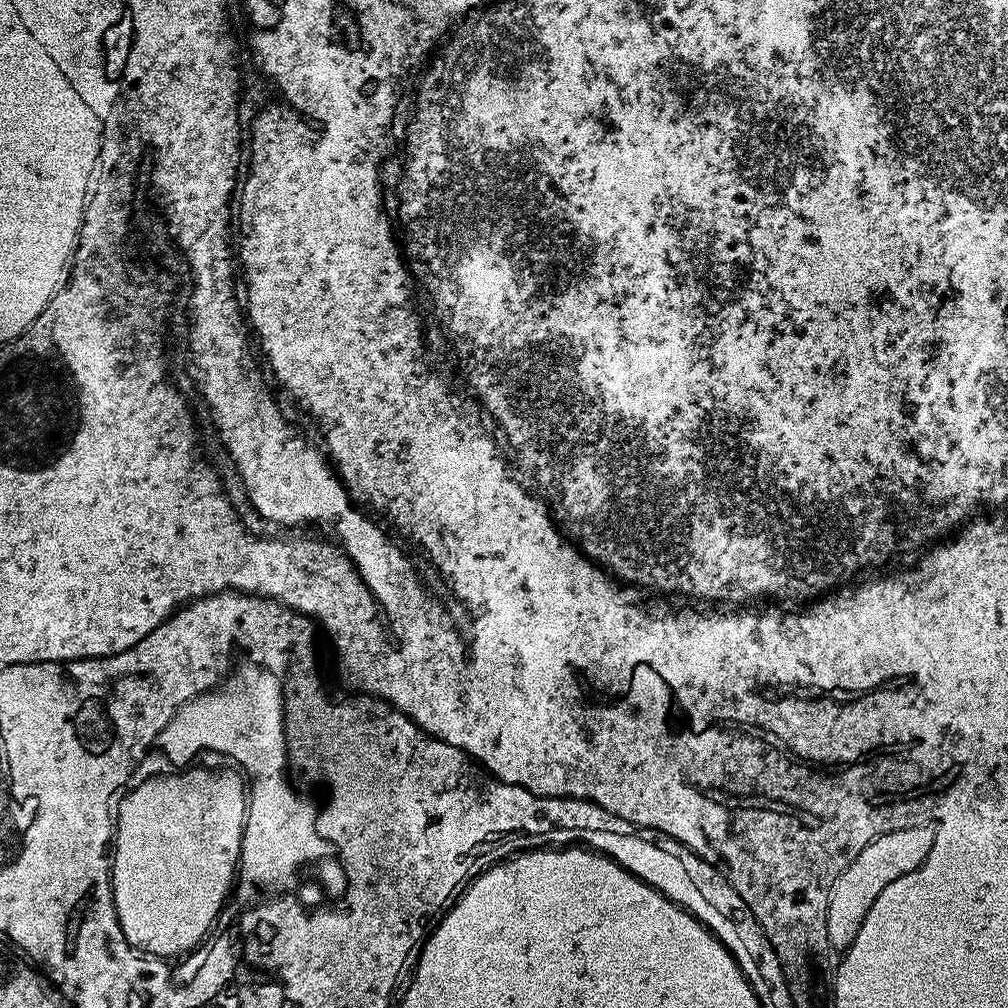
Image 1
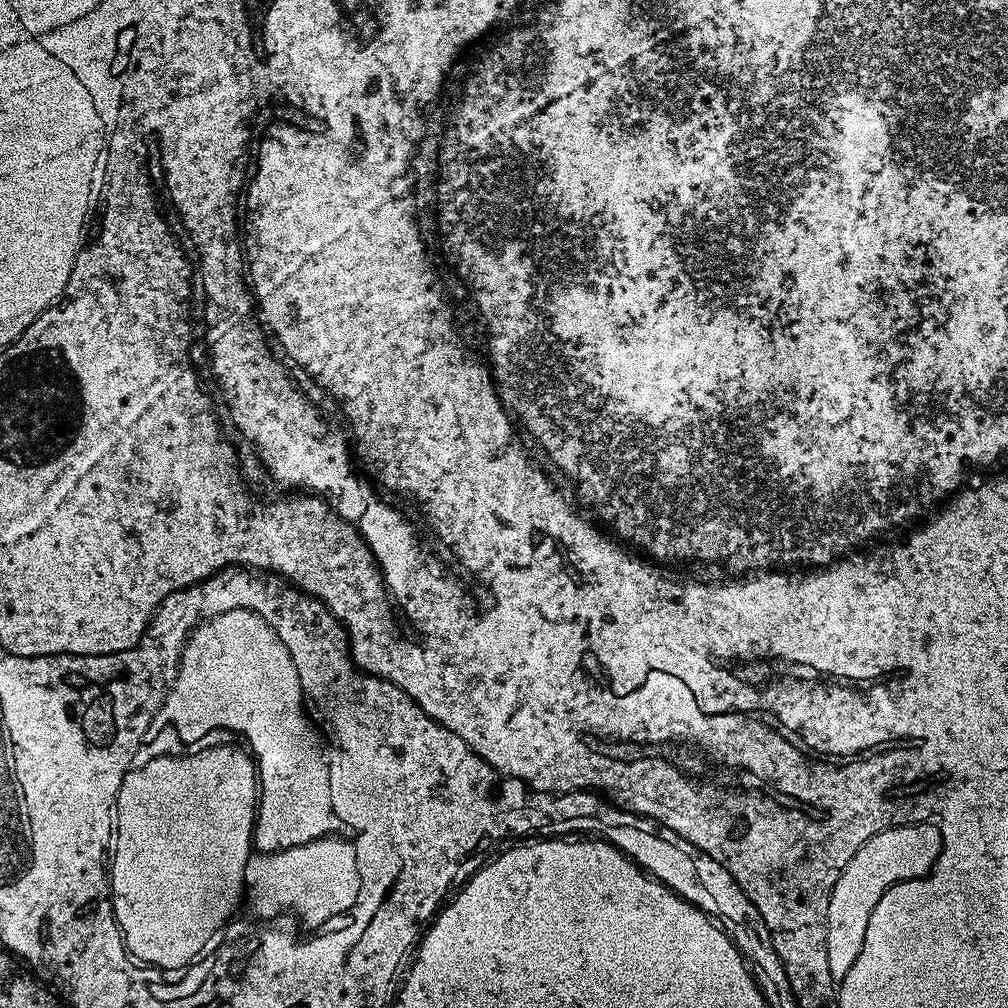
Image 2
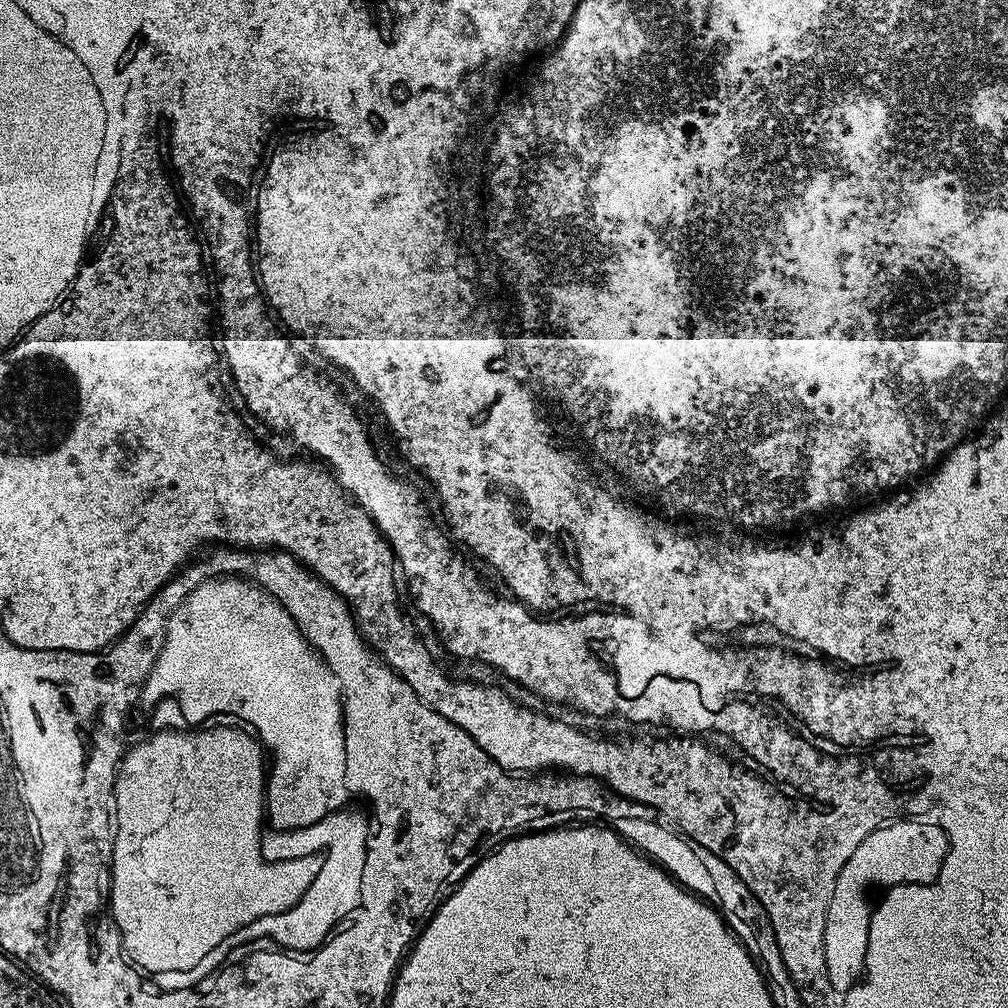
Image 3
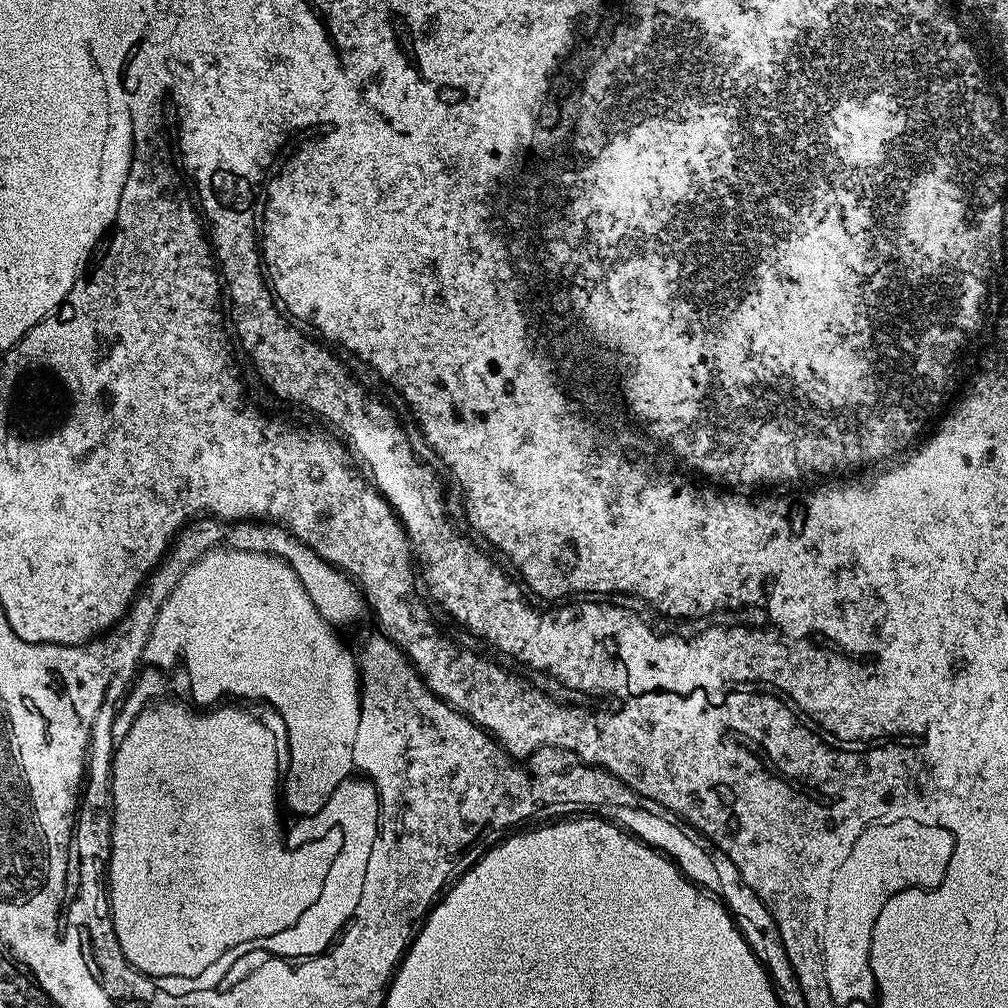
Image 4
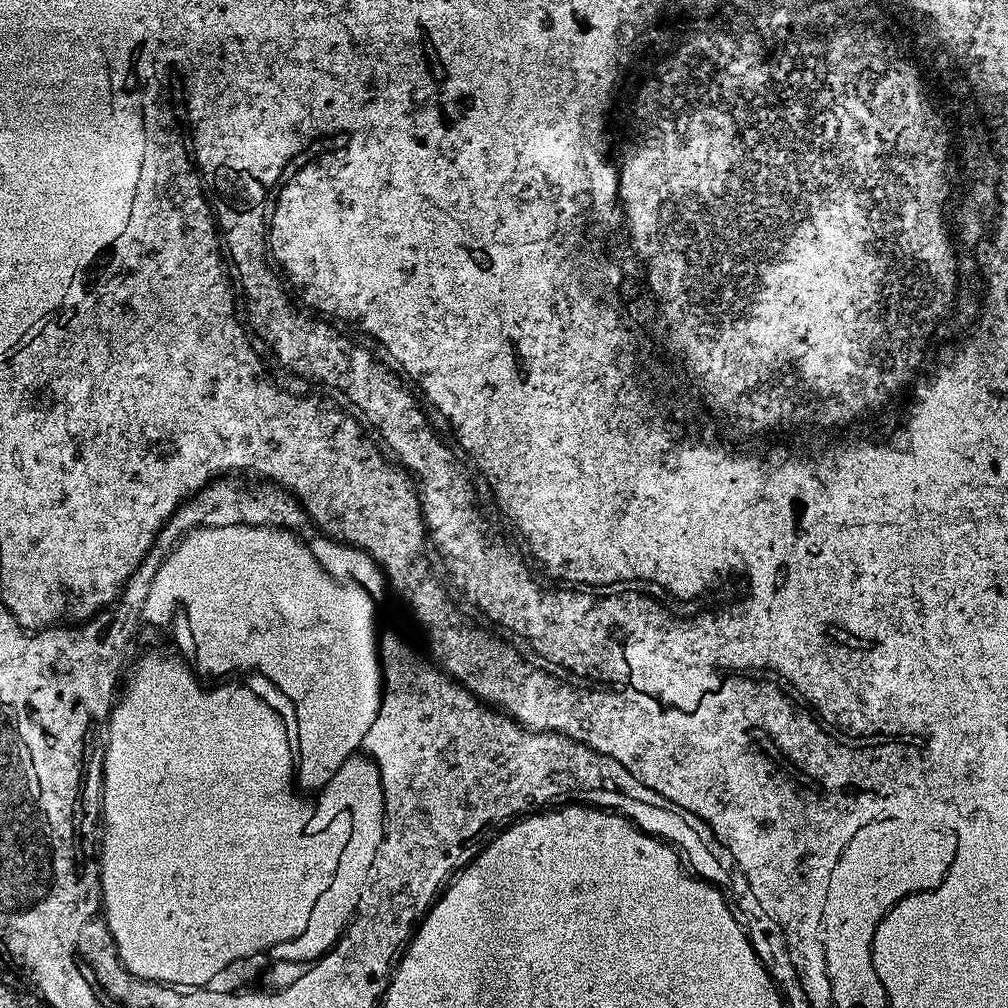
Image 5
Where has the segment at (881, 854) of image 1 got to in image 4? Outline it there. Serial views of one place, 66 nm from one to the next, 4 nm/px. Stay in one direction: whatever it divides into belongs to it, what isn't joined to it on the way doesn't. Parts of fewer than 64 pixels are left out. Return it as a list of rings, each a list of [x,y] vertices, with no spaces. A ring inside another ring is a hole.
[[[890,824],[884,834],[891,838],[884,856],[864,861],[866,856],[862,849],[853,849],[842,863],[836,865],[834,878],[828,882],[826,924],[820,949],[824,952],[824,971],[833,1005],[860,1004],[877,995],[870,966],[870,942],[878,914],[882,914],[894,894],[902,890],[938,887],[954,864],[951,855],[956,843],[949,837],[949,832],[940,832],[940,828]]]

